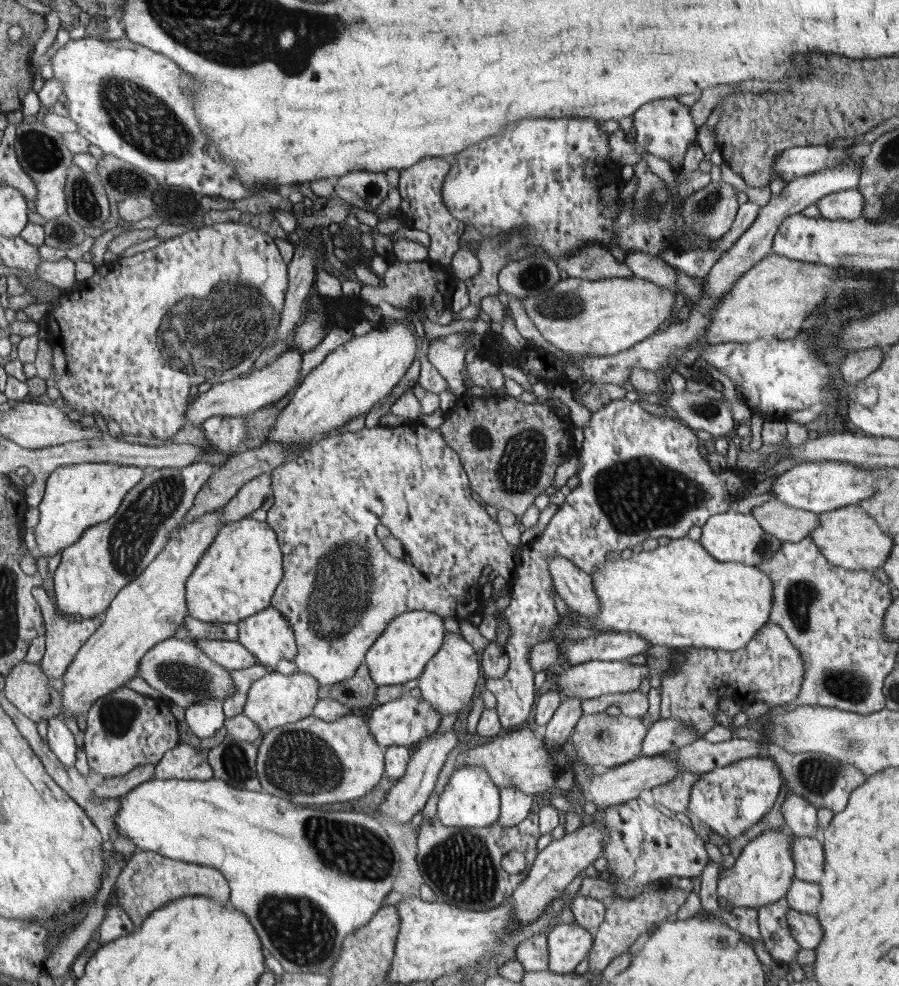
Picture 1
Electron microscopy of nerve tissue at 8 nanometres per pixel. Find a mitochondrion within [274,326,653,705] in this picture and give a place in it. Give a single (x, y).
(339, 595)

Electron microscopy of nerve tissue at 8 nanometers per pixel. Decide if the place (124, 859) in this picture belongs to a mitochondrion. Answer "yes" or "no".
no

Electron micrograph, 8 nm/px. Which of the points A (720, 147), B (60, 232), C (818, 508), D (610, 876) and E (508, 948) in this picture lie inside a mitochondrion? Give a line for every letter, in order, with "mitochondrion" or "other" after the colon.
A: other
B: mitochondrion
C: other
D: other
E: other

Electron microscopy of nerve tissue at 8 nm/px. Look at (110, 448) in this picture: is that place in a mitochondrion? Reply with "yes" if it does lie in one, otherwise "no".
no

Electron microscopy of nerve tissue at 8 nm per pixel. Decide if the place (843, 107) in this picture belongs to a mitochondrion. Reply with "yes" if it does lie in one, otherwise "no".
no

